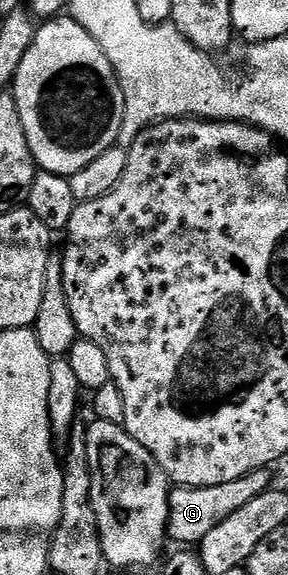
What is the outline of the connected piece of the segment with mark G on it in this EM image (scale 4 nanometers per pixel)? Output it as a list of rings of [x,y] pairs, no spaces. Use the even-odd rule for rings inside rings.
[[[262,467],[245,477],[237,477],[237,481],[228,481],[226,485],[205,485],[204,487],[172,486],[169,501],[169,517],[167,518],[167,538],[175,545],[198,545],[202,539],[221,521],[233,517],[237,509],[242,509],[253,497],[261,497],[261,493],[272,490],[272,472]]]

